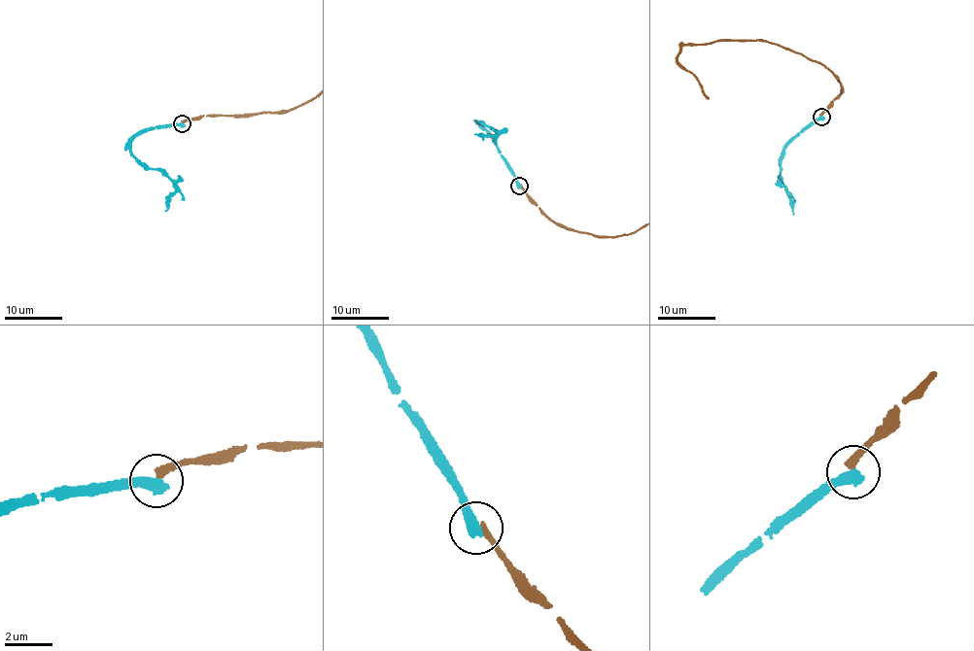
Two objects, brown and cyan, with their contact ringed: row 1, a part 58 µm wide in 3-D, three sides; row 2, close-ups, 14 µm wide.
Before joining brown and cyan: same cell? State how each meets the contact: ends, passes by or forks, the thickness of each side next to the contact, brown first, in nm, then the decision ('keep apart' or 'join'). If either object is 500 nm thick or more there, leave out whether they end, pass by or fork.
320/550 nm | keep apart

